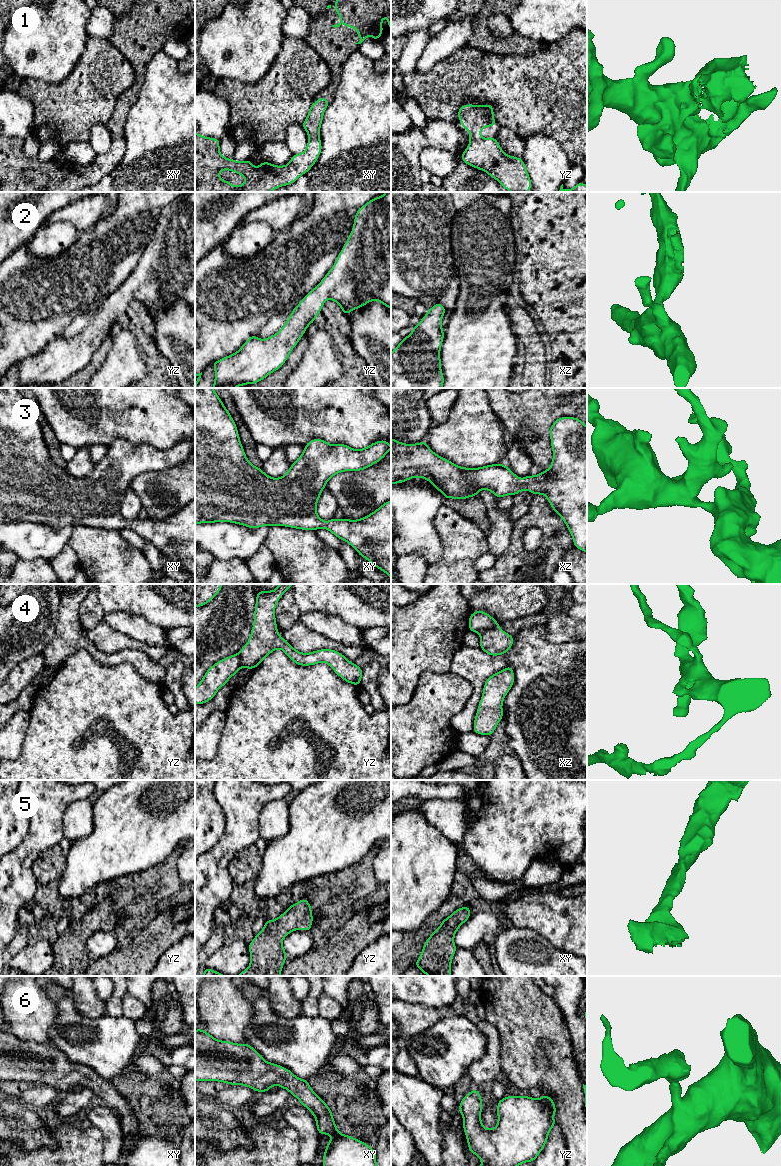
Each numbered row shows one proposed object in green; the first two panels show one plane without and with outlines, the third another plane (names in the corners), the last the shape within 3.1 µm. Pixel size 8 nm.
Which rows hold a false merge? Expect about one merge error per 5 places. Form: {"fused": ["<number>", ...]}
{"fused": ["4"]}

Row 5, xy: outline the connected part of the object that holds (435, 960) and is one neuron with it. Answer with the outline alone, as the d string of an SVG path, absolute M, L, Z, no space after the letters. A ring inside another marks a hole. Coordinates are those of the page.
M468 906L455 910L442 920L438 929L425 941L420 957L414 963L428 976L451 976L451 962L457 950L454 935L471 915Z

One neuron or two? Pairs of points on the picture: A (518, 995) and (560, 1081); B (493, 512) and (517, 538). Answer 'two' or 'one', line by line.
A: one
B: two

